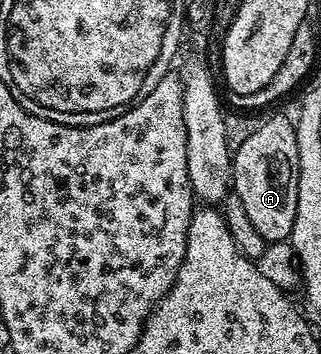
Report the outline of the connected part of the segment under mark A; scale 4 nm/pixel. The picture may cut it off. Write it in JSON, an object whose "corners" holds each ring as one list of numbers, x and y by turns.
{"corners":[[267,118,261,121,258,132,254,132,254,136,249,136,236,149,232,155,232,188,231,193,238,196,238,200,242,200,242,208,246,208,246,216,250,216,251,223,254,224,255,231,258,236,264,238,265,243,270,242,286,242,292,237,292,229,294,228,294,220,296,219,296,209,298,208,298,180,300,179,300,157,298,156,298,140,296,139,296,127,293,119,288,118]]}

